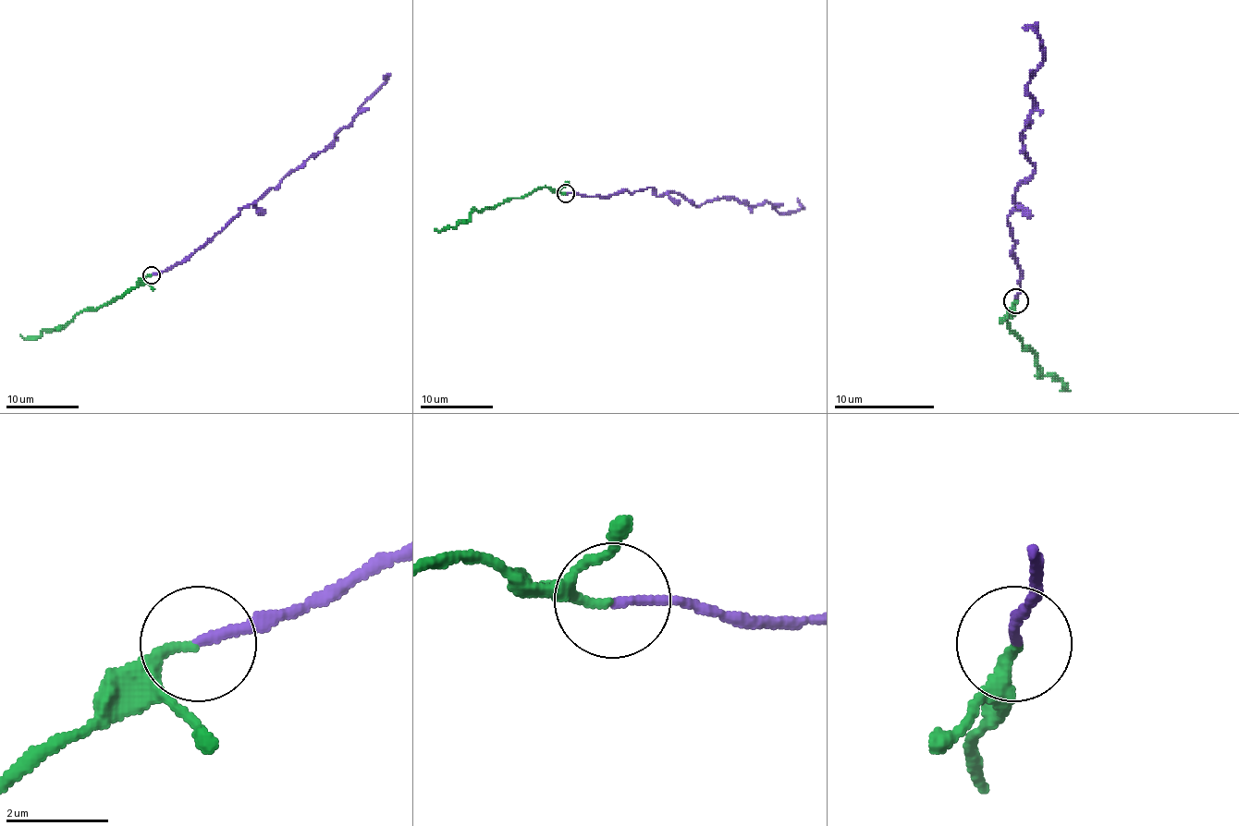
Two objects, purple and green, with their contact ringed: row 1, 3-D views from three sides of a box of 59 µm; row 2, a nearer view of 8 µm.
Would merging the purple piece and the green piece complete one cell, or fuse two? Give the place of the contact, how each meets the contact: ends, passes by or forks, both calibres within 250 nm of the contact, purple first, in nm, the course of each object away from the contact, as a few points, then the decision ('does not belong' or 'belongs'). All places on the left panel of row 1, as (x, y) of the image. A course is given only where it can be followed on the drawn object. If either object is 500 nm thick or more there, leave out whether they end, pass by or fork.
(152, 275) | purple ends | green ends | 180/190 nm | purple via (151, 274), (187, 260), (243, 207), (254, 204), (311, 157), (316, 157), (386, 80), (383, 77) | green via (151, 274), (111, 301), (77, 314), (66, 325), (45, 329), (39, 336), (24, 338), (20, 334) | does not belong

